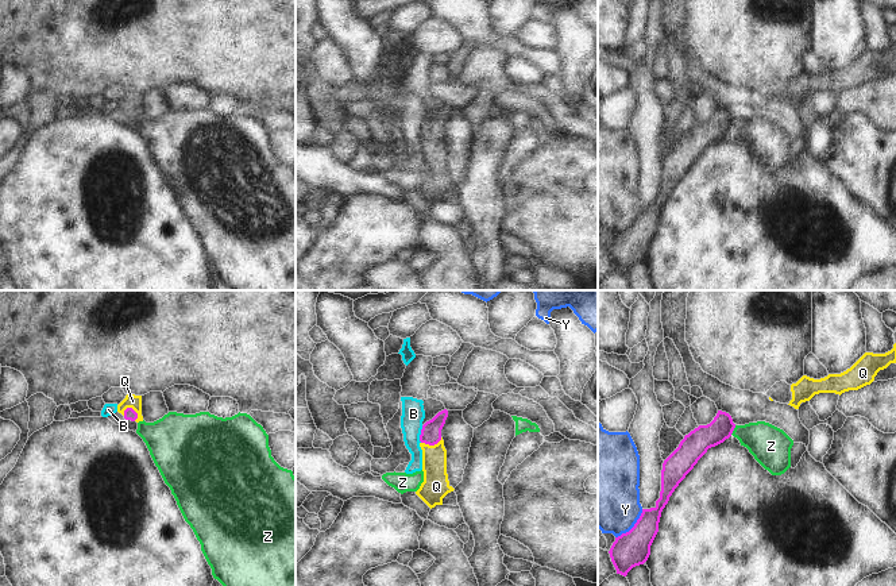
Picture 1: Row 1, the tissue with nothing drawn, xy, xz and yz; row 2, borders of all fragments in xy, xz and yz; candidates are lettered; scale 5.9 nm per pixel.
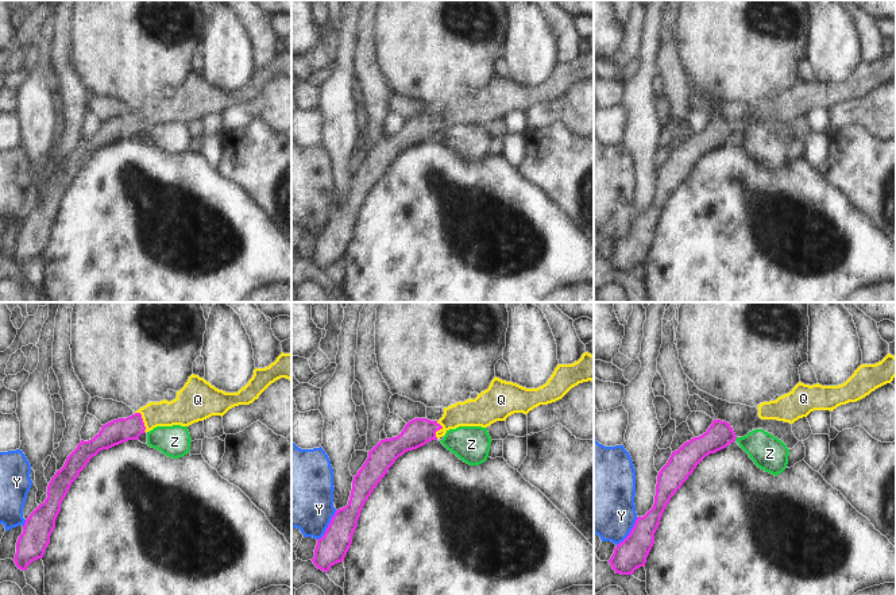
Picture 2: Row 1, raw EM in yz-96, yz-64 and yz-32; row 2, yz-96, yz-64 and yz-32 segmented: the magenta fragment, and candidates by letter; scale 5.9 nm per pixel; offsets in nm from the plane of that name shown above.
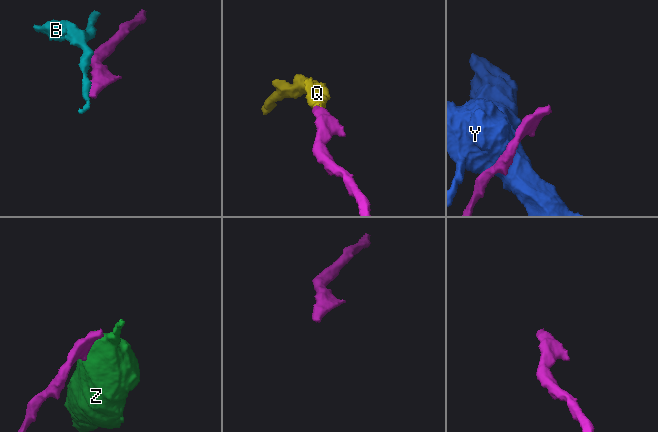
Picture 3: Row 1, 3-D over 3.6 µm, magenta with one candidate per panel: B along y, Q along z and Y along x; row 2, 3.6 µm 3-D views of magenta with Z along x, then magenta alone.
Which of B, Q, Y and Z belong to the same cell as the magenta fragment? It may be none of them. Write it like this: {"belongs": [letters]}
{"belongs": ["Q"]}

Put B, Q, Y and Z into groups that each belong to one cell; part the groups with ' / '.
B / Q / Y / Z

